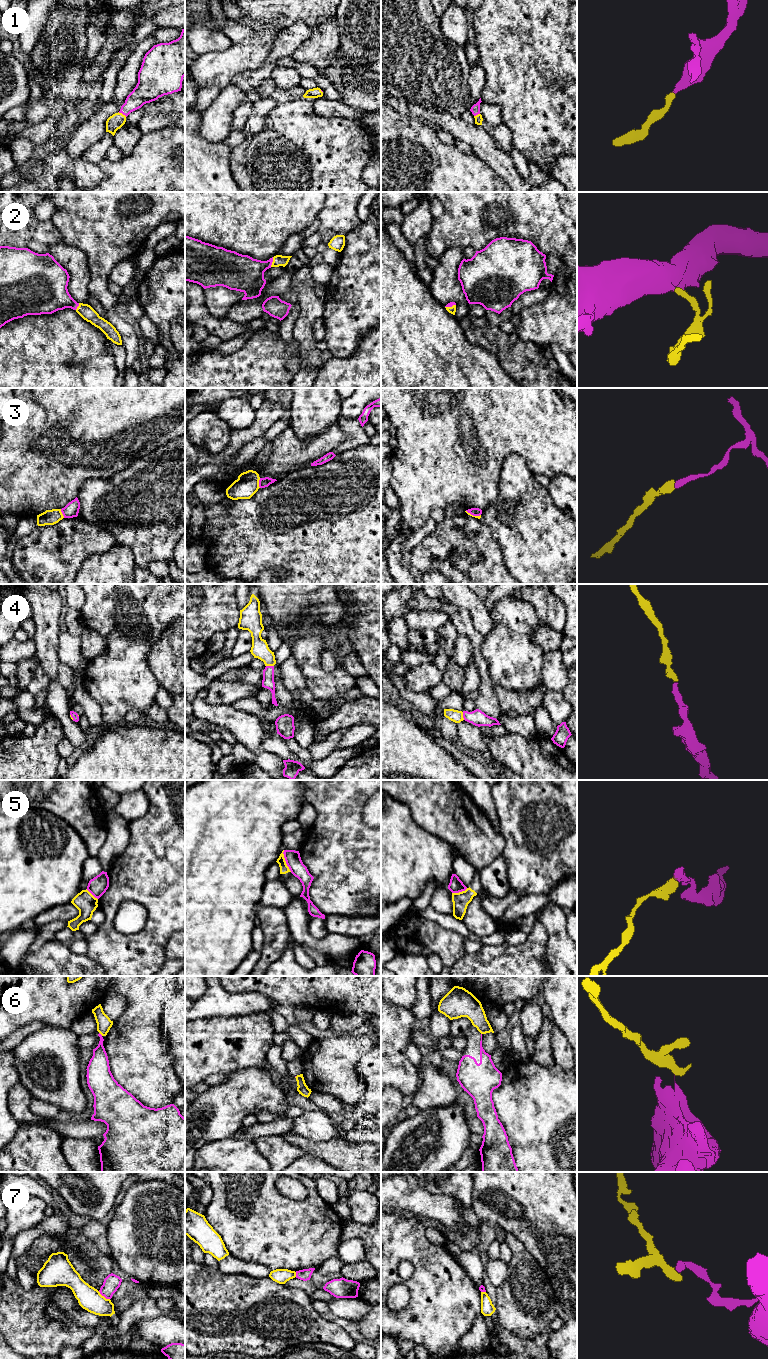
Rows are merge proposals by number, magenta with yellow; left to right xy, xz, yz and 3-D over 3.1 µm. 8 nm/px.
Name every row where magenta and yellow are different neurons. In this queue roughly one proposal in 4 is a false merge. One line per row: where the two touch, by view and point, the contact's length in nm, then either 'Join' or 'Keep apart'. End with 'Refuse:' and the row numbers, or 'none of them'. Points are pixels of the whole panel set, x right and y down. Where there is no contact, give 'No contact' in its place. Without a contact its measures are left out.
1: Touches magenta at xy (122, 113). Shared border 80 nm. Join
2: Touches magenta at xz (272, 261). Shared border 80 nm. Join
3: Touches magenta at xz (259, 483). Shared border 80 nm. Keep apart
4: Touches magenta at xz (270, 666). Shared border 60 nm. Join
5: Touches magenta at xz (285, 860). Shared border 190 nm. Keep apart
6: Touches magenta at xy (100, 1034). Shared border 40 nm. Keep apart
7: Touches magenta at xy (104, 1296). Shared border 120 nm. Keep apart
Refuse: 3, 5, 6, 7

